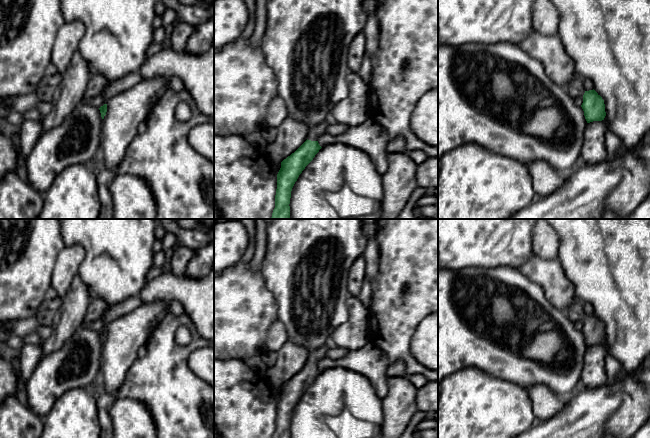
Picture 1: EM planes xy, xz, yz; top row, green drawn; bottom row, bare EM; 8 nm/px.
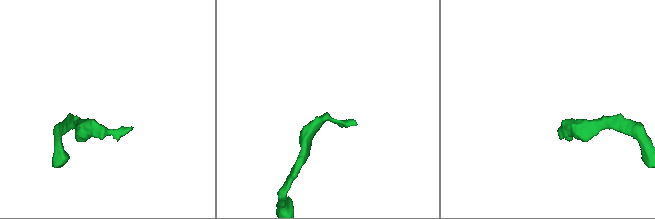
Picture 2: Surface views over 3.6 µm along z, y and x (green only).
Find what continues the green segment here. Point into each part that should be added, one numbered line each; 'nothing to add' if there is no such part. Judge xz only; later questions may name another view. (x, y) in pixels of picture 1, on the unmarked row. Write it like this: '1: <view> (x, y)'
1: xz (315, 357)

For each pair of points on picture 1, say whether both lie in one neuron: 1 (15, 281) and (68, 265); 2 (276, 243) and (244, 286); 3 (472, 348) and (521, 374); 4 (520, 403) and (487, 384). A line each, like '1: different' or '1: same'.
1: different
2: different
3: same
4: same

